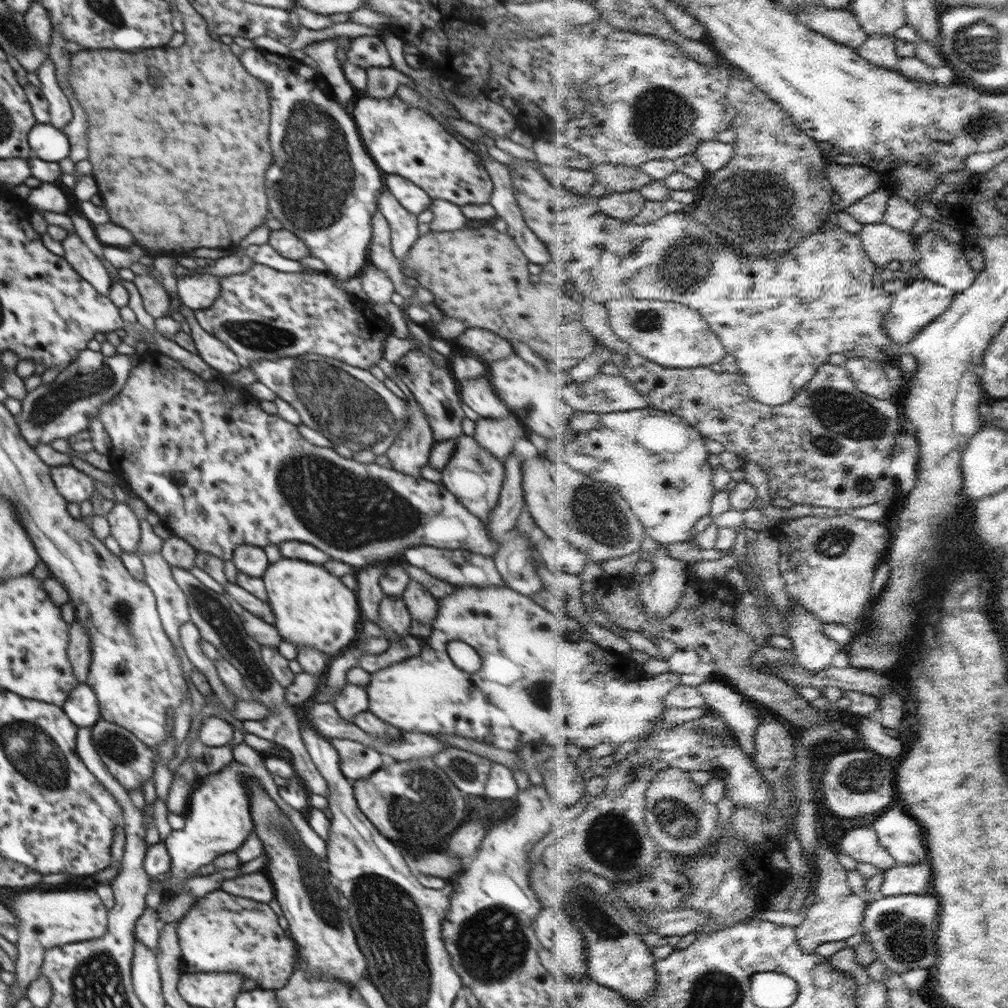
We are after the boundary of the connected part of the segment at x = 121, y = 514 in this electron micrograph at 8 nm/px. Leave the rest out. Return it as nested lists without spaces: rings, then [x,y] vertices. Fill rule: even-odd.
[[[116,502],[107,515],[111,535],[117,540],[120,548],[127,553],[134,553],[140,544],[141,528],[138,517],[127,502]]]

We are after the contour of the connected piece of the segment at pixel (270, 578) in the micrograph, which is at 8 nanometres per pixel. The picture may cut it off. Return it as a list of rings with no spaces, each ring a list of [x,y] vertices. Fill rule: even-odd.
[[[290,558],[270,563],[261,578],[268,593],[267,603],[275,616],[273,625],[283,640],[332,656],[353,645],[361,611],[355,591],[342,584],[340,578],[322,566]]]

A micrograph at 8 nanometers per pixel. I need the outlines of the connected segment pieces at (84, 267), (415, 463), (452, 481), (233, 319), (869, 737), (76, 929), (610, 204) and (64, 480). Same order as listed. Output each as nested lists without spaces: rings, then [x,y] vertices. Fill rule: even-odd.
[[[70,233],[61,240],[64,248],[64,258],[70,263],[70,266],[86,282],[89,282],[98,295],[107,296],[111,285],[114,283],[108,274],[106,267],[80,239],[76,233]]]
[[[406,399],[409,418],[400,437],[387,451],[394,470],[420,477],[420,468],[429,462],[429,454],[436,444],[430,424],[422,407],[415,400]]]
[[[462,435],[458,438],[456,451],[450,462],[440,471],[442,475],[441,484],[474,516],[486,523],[499,501],[505,473],[504,462],[480,447],[473,437]]]
[[[254,263],[246,272],[219,277],[220,294],[206,309],[194,311],[198,325],[228,346],[243,363],[260,360],[278,360],[318,354],[369,370],[383,358],[383,346],[392,335],[390,323],[372,312],[369,304],[347,294],[327,273],[280,272],[269,266]]]
[[[880,714],[861,717],[860,734],[865,744],[877,753],[889,756],[891,759],[904,755],[904,744],[899,737],[890,736]]]
[[[32,888],[14,891],[8,900],[18,925],[16,941],[18,956],[15,974],[18,983],[11,986],[15,1004],[26,998],[29,982],[38,978],[44,960],[45,950],[64,944],[94,940],[104,936],[108,928],[109,911],[95,889],[78,888],[68,892],[42,892]]]
[[[642,191],[609,192],[600,198],[599,205],[606,214],[630,221],[644,210],[646,200]]]
[[[74,465],[53,467],[51,477],[57,491],[68,503],[84,502],[95,494],[94,479]]]

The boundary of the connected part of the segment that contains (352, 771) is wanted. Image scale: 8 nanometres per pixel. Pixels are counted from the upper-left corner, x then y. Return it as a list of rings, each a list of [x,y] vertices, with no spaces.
[[[331,738],[338,751],[340,770],[351,782],[369,778],[382,766],[381,754],[372,747],[353,740]]]

